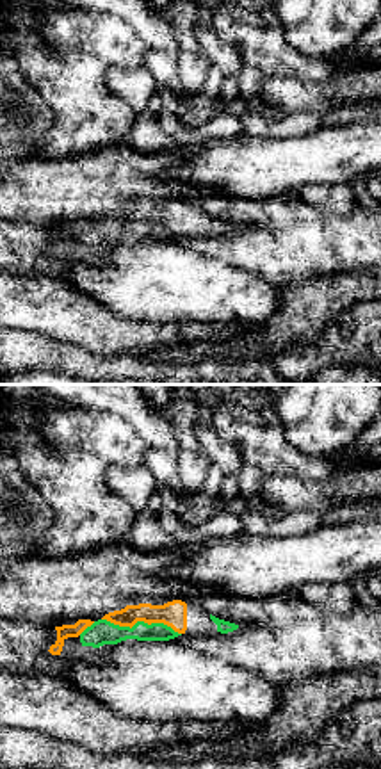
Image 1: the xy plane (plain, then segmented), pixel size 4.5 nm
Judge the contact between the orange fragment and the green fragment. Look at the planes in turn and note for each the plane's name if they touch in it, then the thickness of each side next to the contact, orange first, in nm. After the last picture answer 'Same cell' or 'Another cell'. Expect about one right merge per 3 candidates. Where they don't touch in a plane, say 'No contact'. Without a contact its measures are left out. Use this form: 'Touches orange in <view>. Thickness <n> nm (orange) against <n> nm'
Touches orange in xy. Thickness 120 nm (orange) against 110 nm

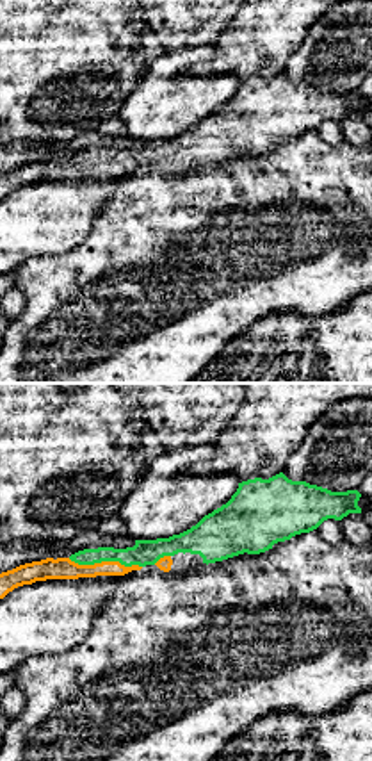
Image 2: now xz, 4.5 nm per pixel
Touches orange in xz. Thickness 100 nm (orange) against 110 nm

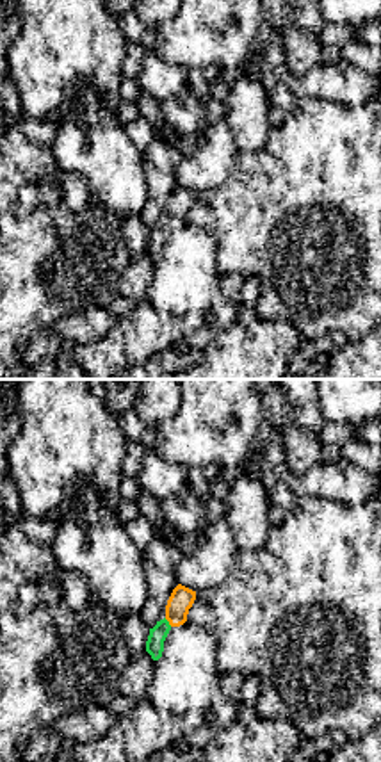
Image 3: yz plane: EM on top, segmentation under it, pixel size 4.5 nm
Touches orange in yz. Thickness 110 nm (orange) against 80 nm

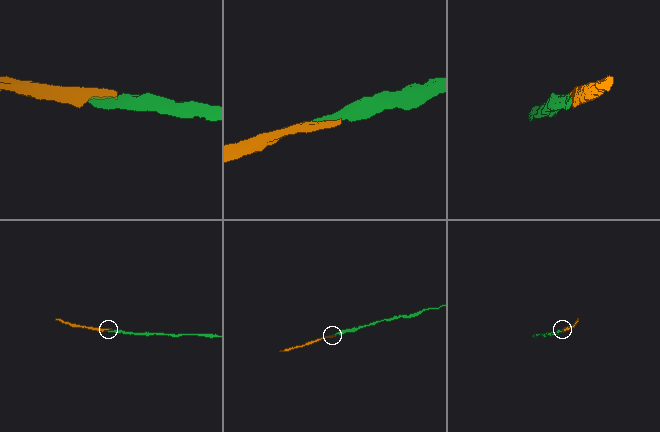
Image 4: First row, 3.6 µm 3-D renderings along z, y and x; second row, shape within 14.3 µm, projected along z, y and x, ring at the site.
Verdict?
Same cell

